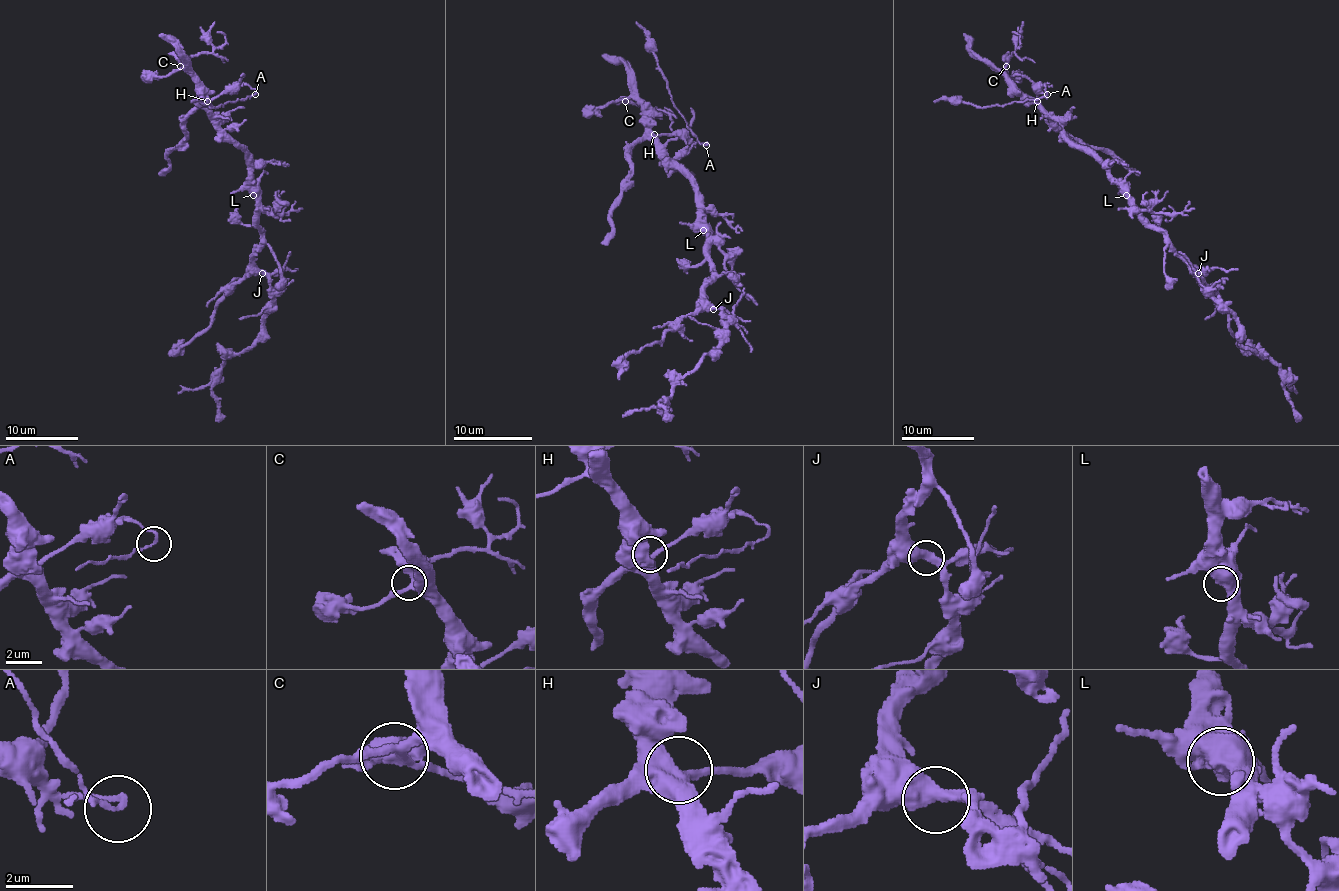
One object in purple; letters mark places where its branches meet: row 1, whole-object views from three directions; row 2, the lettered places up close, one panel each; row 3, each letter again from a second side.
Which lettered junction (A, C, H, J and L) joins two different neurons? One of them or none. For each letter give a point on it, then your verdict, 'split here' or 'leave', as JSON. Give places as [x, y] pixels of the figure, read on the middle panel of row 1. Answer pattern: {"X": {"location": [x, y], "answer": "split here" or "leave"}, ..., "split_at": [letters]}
{"A": {"location": [706, 145], "answer": "split here"}, "C": {"location": [625, 101], "answer": "leave"}, "H": {"location": [654, 134], "answer": "leave"}, "J": {"location": [713, 309], "answer": "leave"}, "L": {"location": [703, 230], "answer": "leave"}, "split_at": ["A"]}

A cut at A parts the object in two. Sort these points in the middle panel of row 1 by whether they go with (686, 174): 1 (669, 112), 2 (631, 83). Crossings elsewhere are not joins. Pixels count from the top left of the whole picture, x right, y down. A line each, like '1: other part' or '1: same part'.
1: same part
2: same part

